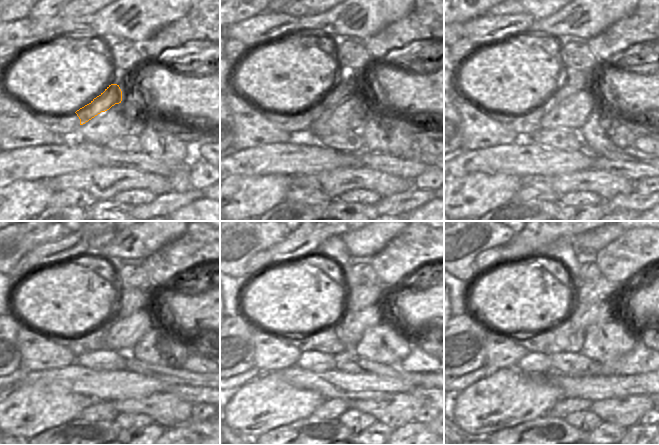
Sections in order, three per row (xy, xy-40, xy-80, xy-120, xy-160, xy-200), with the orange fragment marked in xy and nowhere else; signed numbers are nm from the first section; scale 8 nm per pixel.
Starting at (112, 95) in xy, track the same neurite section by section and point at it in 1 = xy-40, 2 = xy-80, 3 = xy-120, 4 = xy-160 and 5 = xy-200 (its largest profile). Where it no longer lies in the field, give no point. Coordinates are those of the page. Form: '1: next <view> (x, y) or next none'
1: next xy-40 (346, 84)
2: next xy-80 (573, 81)
3: next xy-120 (131, 300)
4: next xy-160 (356, 298)
5: next xy-200 (601, 288)

